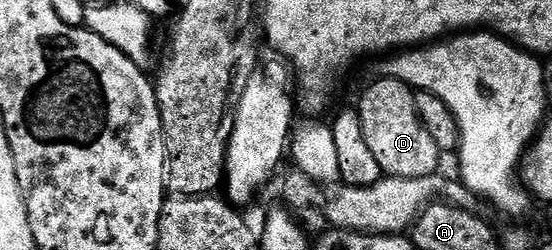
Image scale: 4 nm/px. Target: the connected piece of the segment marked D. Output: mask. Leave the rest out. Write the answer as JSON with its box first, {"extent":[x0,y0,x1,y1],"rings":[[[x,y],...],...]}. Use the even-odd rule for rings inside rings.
{"extent":[357,77,440,177],"rings":[[[379,77],[376,83],[364,89],[357,110],[361,129],[365,129],[365,142],[373,157],[377,157],[377,165],[381,165],[384,176],[429,177],[440,170],[439,146],[429,135],[429,129],[425,129],[417,113],[415,91],[405,81]]]}

